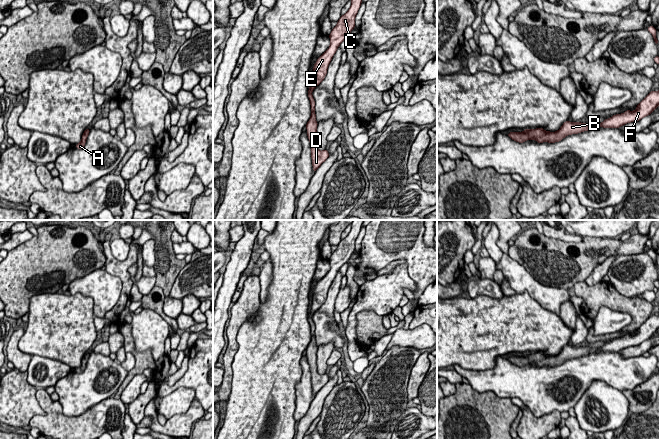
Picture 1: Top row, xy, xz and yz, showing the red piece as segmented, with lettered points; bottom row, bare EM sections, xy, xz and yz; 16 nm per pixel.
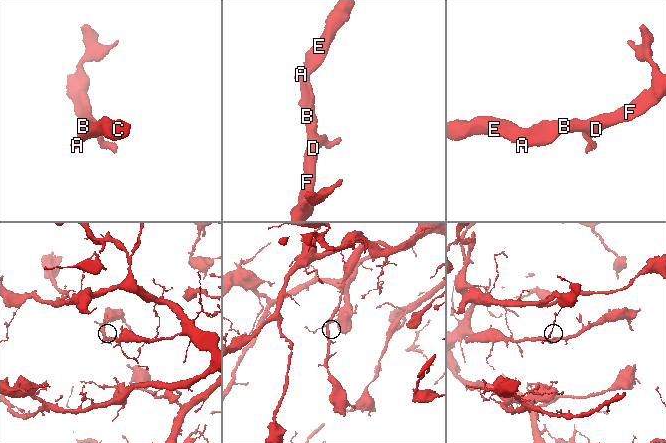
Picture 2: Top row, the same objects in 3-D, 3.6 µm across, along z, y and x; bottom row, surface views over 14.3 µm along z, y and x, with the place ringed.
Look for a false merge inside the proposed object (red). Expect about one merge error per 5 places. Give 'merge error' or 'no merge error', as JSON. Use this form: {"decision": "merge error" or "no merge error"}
{"decision": "no merge error"}

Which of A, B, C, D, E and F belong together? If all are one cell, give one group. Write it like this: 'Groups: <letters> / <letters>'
Groups: A B C D E F

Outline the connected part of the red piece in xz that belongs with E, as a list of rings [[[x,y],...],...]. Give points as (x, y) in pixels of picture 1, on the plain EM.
[[[353,220],[351,230],[349,234],[340,241],[337,249],[332,253],[329,262],[330,270],[329,272],[318,281],[316,287],[314,288],[312,295],[312,305],[308,314],[308,321],[311,329],[311,341],[306,348],[307,360],[310,365],[311,371],[311,382],[313,395],[315,396],[323,386],[329,381],[328,374],[320,375],[317,371],[317,345],[315,338],[315,325],[312,319],[312,315],[319,310],[319,308],[324,304],[328,290],[336,277],[340,268],[350,259],[351,255],[355,251],[355,241],[361,230],[362,223],[364,220]]]

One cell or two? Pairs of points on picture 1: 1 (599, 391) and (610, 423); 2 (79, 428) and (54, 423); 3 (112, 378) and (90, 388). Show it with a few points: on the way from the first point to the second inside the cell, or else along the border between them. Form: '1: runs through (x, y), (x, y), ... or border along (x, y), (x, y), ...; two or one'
1: runs through (607, 399), (611, 403), (611, 415); one
2: runs through (73, 428), (63, 428), (60, 426); one
3: runs through (107, 378), (102, 378), (95, 384); one

